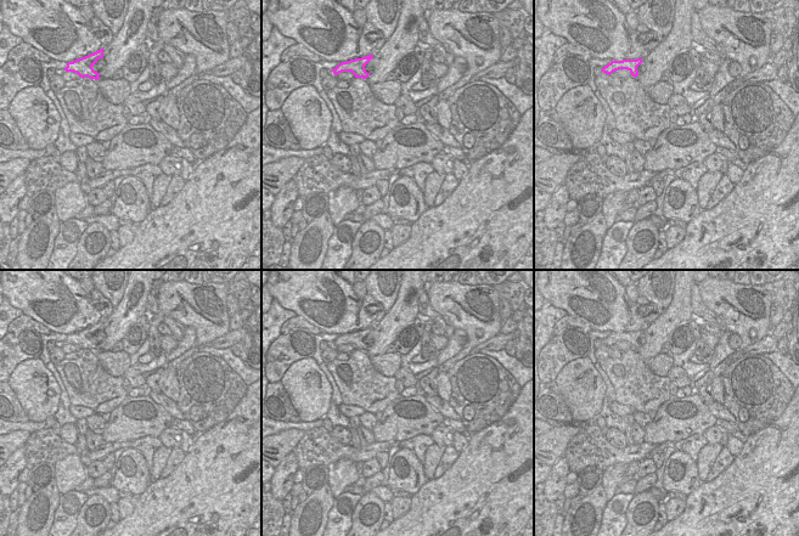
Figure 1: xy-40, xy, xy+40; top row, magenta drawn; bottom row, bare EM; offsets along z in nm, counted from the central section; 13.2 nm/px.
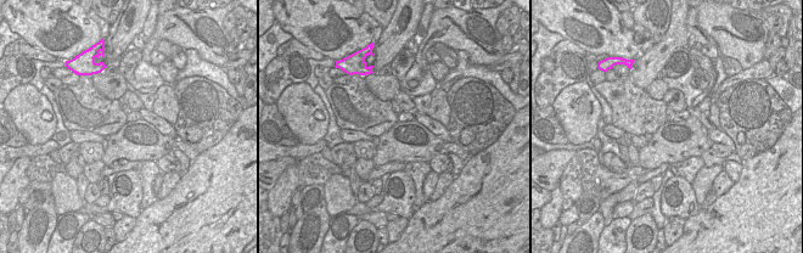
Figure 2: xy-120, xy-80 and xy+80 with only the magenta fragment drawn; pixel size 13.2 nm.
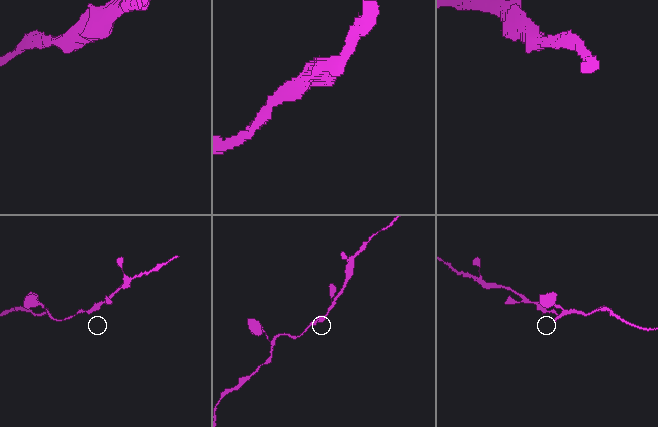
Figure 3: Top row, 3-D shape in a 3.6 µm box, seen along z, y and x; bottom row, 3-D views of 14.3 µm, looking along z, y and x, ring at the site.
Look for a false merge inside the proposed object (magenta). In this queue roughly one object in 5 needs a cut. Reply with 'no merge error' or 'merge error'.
no merge error

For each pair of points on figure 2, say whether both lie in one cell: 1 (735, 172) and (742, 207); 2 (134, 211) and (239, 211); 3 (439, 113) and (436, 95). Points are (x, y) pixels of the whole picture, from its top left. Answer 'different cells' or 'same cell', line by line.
1: different cells
2: different cells
3: same cell

